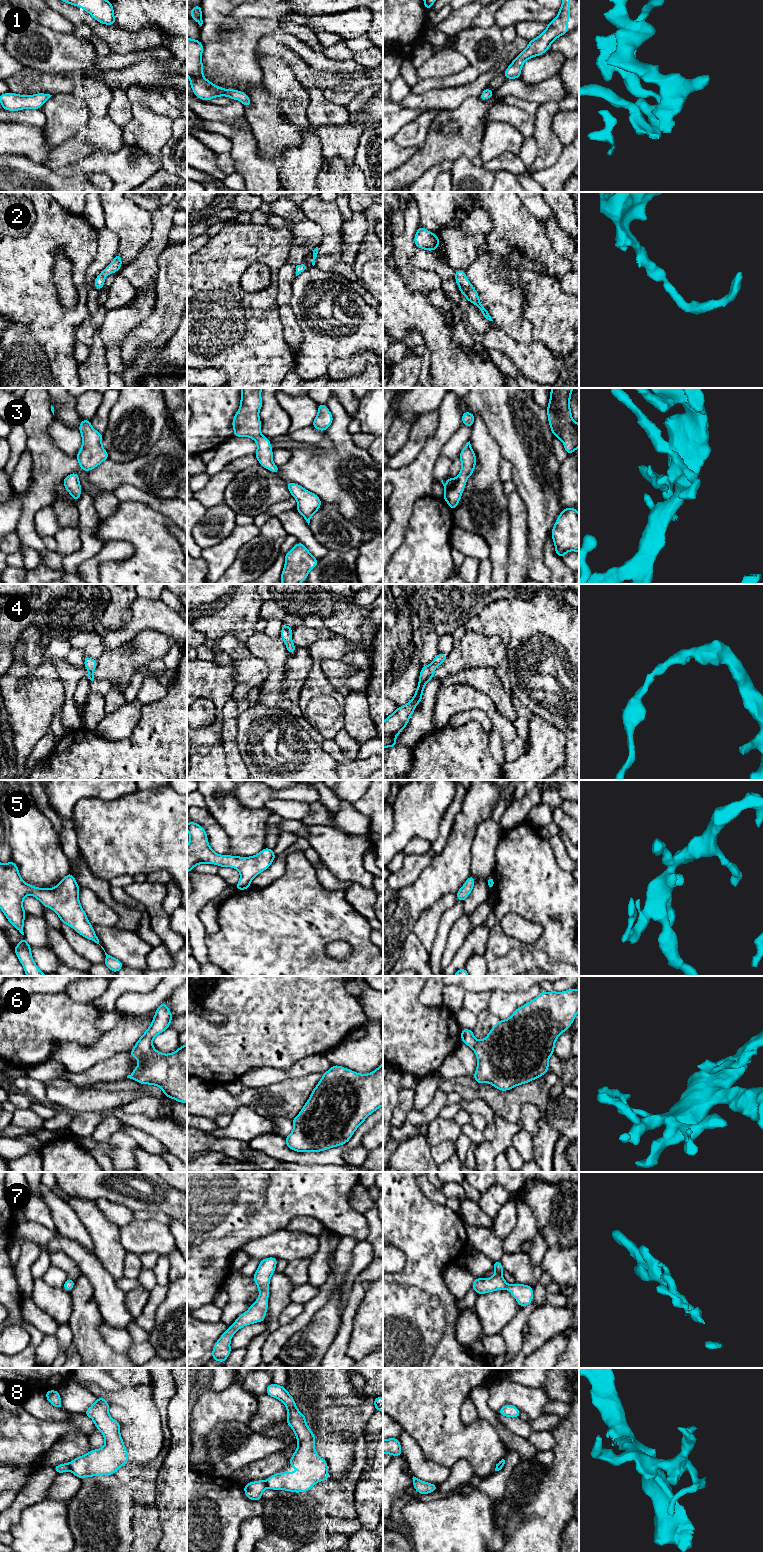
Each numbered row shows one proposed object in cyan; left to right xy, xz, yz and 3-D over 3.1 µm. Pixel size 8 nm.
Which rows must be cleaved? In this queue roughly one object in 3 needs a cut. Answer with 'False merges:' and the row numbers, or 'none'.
False merges: 8

